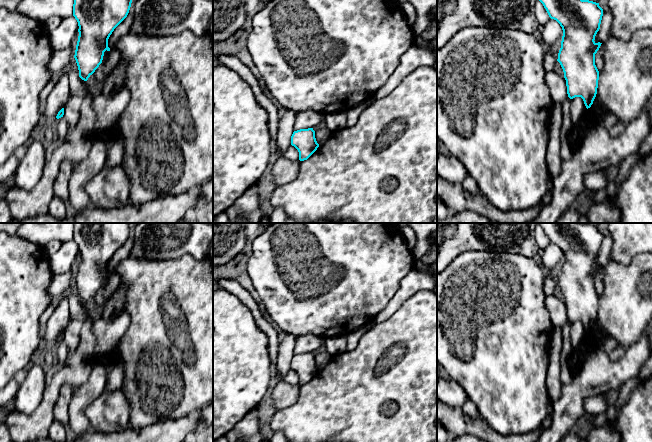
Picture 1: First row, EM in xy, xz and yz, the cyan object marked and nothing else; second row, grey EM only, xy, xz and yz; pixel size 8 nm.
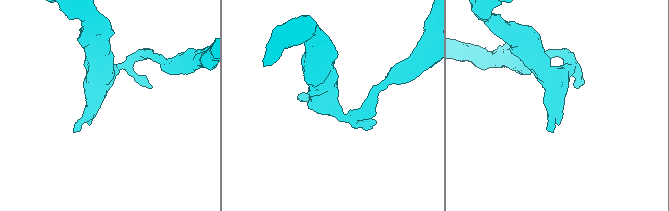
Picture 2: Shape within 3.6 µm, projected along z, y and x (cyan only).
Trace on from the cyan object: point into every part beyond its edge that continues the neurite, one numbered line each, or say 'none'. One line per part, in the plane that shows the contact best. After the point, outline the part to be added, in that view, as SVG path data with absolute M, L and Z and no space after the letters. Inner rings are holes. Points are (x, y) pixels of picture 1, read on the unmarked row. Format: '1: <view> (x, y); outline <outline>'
none

